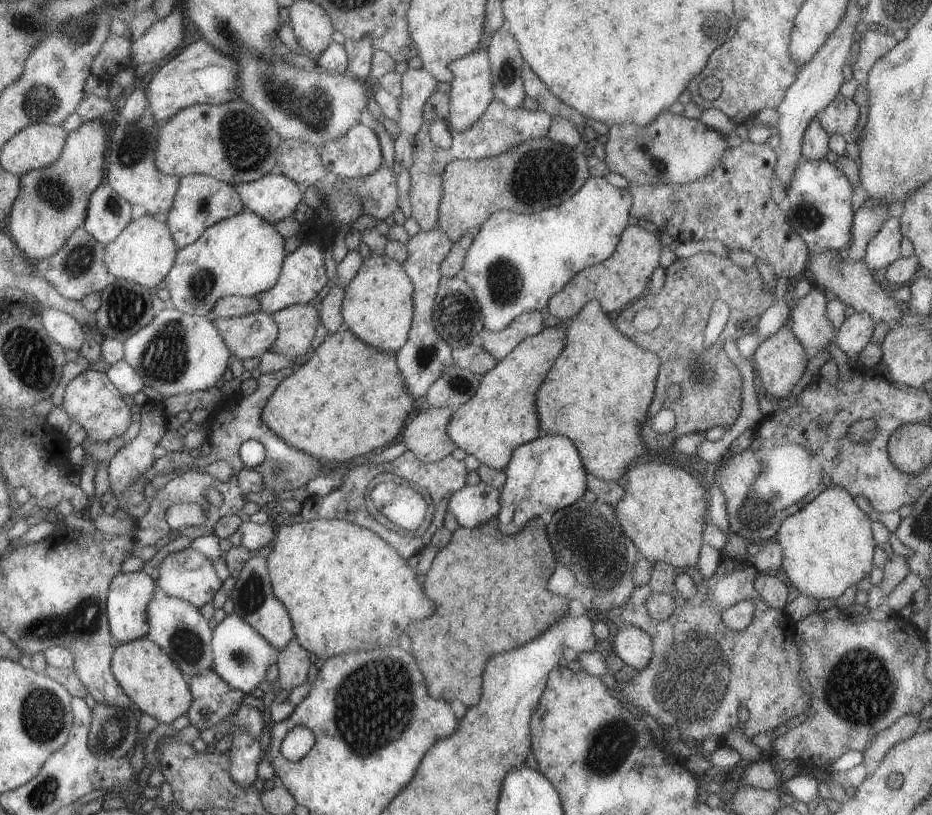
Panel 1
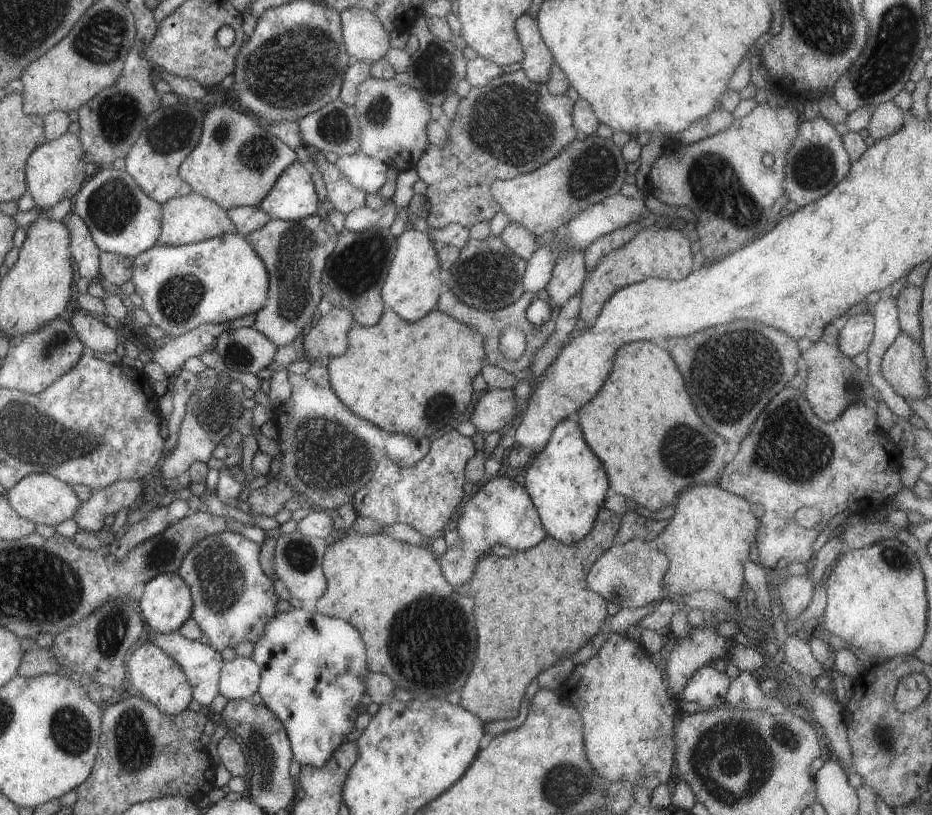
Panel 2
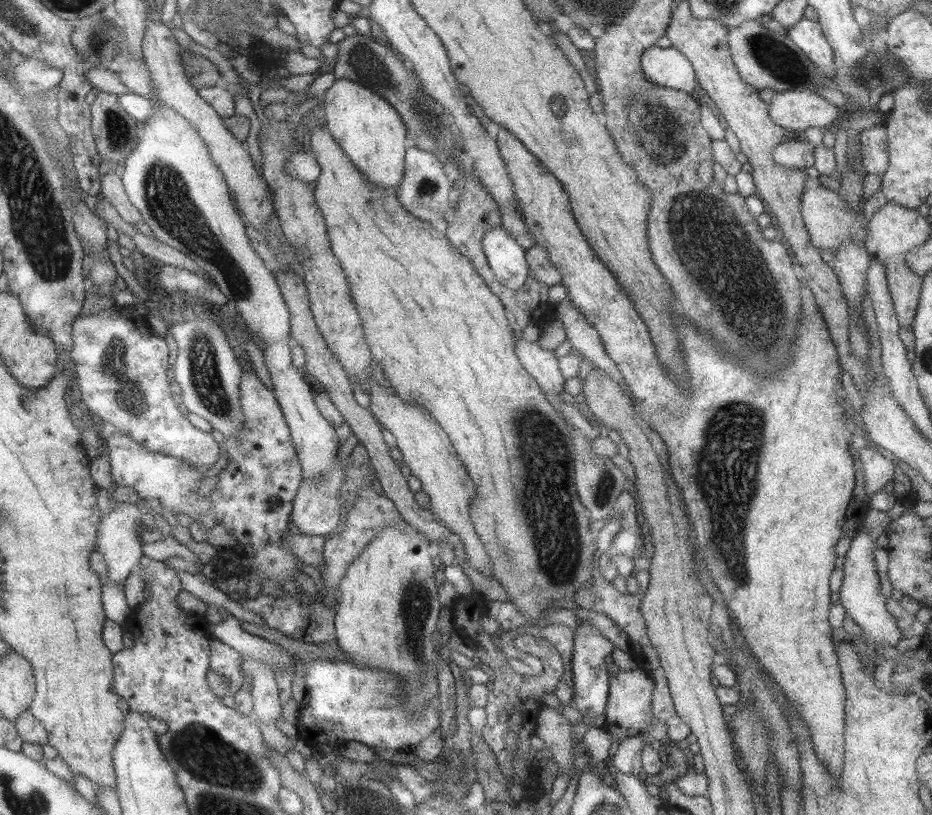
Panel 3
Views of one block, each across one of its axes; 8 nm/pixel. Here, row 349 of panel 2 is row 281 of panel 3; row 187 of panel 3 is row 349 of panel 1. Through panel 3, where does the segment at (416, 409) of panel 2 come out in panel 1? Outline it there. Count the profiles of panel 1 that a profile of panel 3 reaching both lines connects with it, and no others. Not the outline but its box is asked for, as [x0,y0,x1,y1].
[261,328,415,465]

